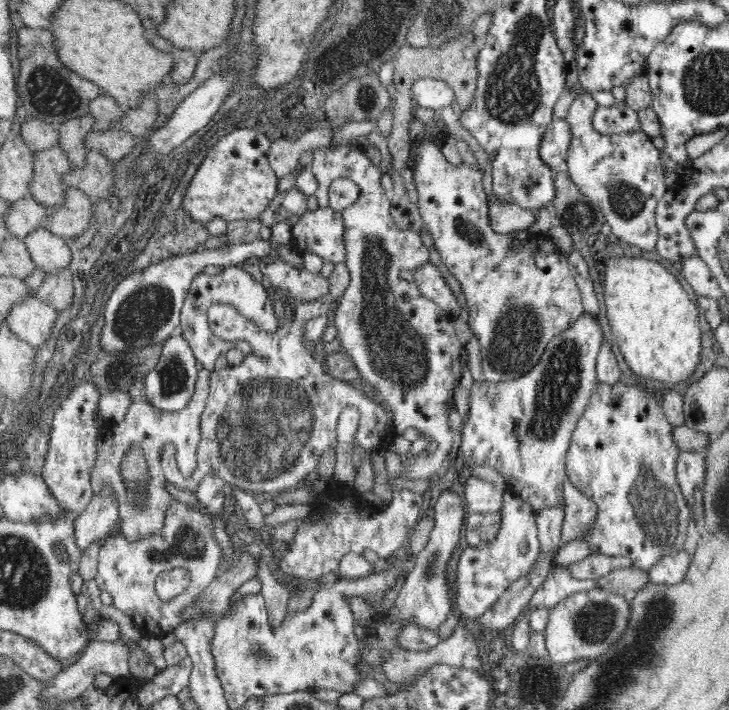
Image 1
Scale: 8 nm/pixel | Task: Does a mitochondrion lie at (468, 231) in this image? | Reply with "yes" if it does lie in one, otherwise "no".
yes

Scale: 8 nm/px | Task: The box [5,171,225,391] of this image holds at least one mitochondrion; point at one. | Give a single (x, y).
(144, 315)

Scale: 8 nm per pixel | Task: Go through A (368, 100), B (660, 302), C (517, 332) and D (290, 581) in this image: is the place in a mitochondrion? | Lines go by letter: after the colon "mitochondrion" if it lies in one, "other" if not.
A: mitochondrion
B: other
C: mitochondrion
D: other

